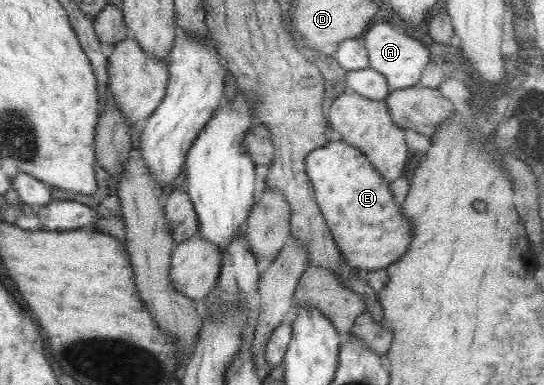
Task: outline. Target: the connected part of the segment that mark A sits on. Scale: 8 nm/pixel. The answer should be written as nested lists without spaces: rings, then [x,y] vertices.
[[[373,24],[360,38],[366,50],[367,67],[385,77],[390,91],[409,88],[416,84],[429,58],[428,50],[425,50],[421,42],[390,24]]]

